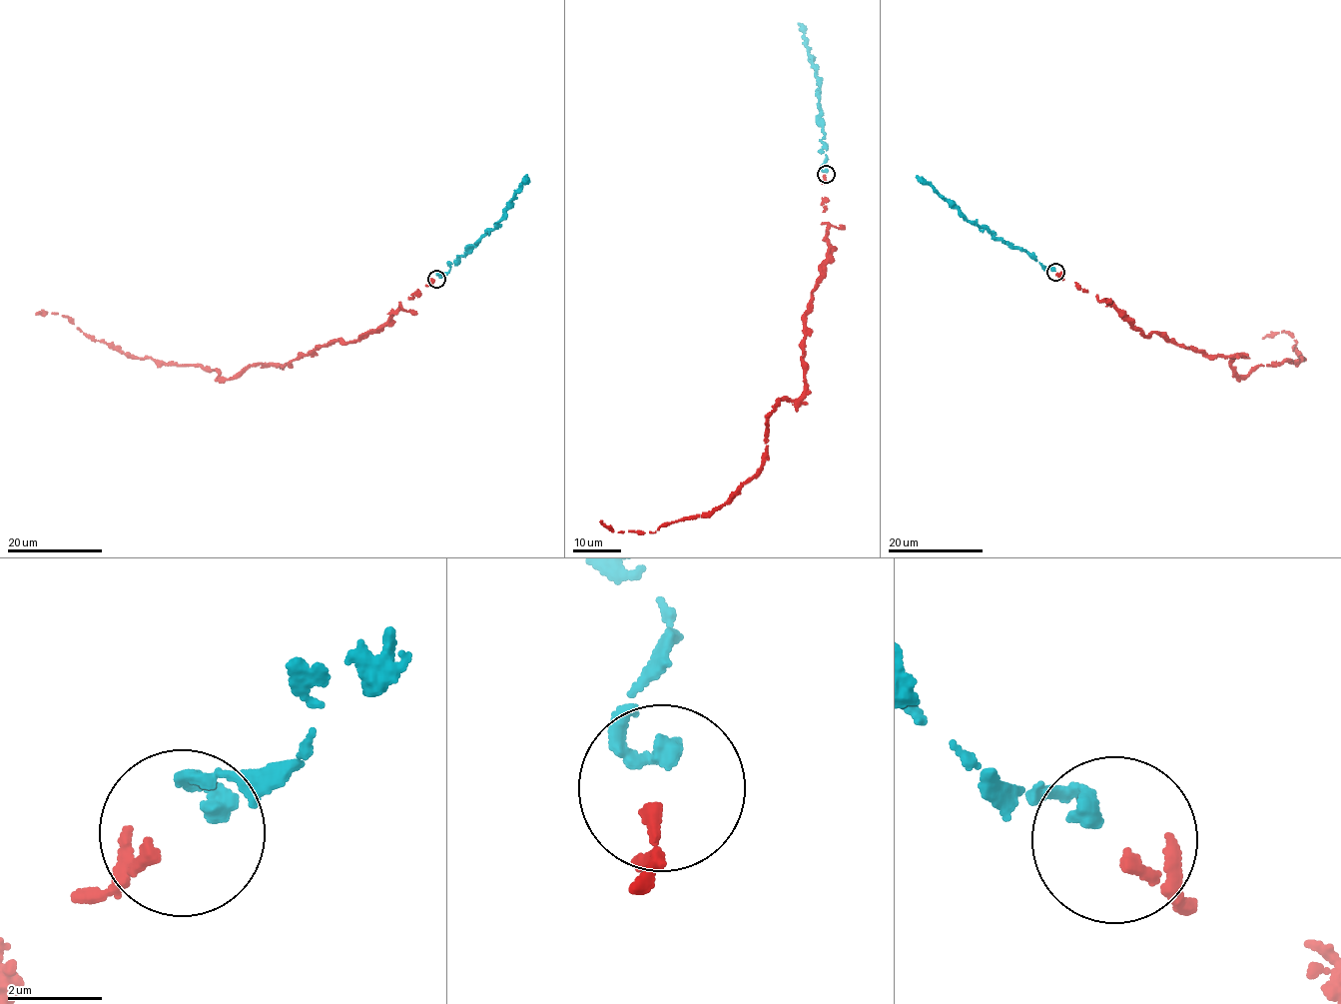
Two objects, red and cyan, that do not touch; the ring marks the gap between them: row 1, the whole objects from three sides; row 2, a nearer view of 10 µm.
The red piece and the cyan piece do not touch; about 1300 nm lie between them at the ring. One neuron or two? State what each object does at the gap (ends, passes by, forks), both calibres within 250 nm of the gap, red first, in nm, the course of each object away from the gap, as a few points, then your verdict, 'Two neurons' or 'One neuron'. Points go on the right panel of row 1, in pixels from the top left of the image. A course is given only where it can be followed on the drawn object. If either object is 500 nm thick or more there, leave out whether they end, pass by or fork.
At the ring red ends. At the ring cyan ends. Thickness 260 nm (red) against 420 nm. Course of red: (1056, 274), (1113, 304), (1144, 335), (1238, 355), (1230, 360), (1238, 377), (1301, 361), (1288, 333), (1262, 339). Course of cyan: (1055, 271), (1041, 265), (1025, 250), (1009, 247), (984, 227), (971, 224), (917, 175). One neuron

